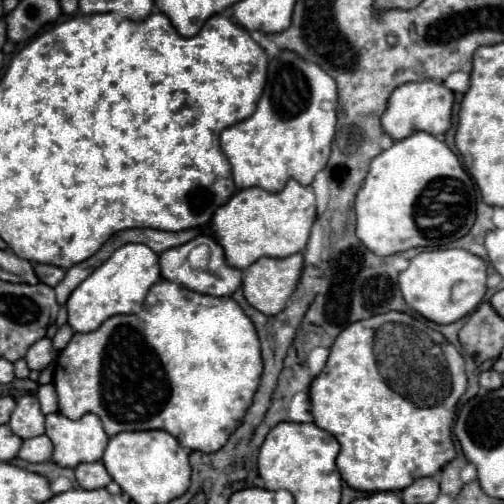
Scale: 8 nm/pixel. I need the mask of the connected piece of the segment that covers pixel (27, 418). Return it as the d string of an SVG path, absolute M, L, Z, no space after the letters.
M25 394L17 400L17 406L9 420L9 428L23 440L45 432L45 416L35 394Z

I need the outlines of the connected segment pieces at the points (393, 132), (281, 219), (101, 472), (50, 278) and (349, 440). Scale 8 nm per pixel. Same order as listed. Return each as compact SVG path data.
M423 80L423 82L409 82L399 86L387 104L387 110L381 118L383 130L393 138L401 140L409 134L415 134L417 130L425 130L429 134L445 134L451 128L451 112L453 112L455 94L437 80Z
M289 180L287 186L277 194L271 194L263 188L247 188L235 192L233 198L213 216L211 230L225 250L227 264L245 270L263 256L287 258L301 252L309 240L315 216L317 212L313 188L303 186L297 180Z
M91 462L91 464L79 464L75 468L75 476L81 488L85 490L95 490L95 488L105 488L113 478L105 470L103 462Z
M37 264L35 272L37 272L39 280L43 284L47 284L47 286L57 286L63 280L63 276L65 276L63 268L59 268L59 266L47 266L47 264Z
M387 312L367 318L365 322L353 322L353 326L347 326L335 338L327 366L311 382L309 396L315 424L331 432L341 444L337 458L341 478L361 492L399 492L417 478L437 474L455 458L451 426L465 388L463 356L441 332L409 314Z

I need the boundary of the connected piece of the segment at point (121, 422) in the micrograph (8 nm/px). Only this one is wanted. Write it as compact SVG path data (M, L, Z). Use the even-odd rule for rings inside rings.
M159 280L147 294L145 302L143 302L143 308L137 312L137 314L129 314L129 316L111 316L109 320L105 320L101 324L101 328L97 328L95 332L87 332L87 334L75 334L69 342L69 346L65 350L61 350L59 358L57 358L57 364L55 364L55 374L53 374L53 384L57 388L57 394L59 394L59 412L71 420L77 420L81 418L83 414L87 412L93 412L101 418L103 422L103 428L109 436L115 436L119 432L125 432L125 430L165 430L169 432L171 436L175 436L179 440L179 444L183 448L189 448L189 450L199 450L199 452L205 452L205 454L211 454L211 452L217 452L221 450L229 436L241 426L243 422L243 416L247 412L247 408L251 406L253 402L253 396L259 388L259 380L261 380L261 372L263 372L263 362L261 362L261 346L259 346L259 336L255 332L255 326L253 322L249 320L249 316L241 310L241 306L225 296L225 298L215 298L215 296L207 296L207 294L199 294L199 292L193 292L185 286L179 286L175 282L169 282L169 280Z

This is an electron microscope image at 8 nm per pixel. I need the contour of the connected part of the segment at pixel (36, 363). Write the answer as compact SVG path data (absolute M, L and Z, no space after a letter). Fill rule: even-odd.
M49 338L37 340L25 356L31 370L45 370L49 364L53 364L55 358L57 358L57 350L53 348L53 342Z

